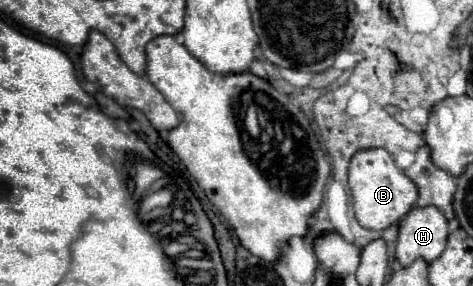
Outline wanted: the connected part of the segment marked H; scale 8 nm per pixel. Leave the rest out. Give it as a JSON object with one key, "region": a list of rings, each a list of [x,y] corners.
{"region":[[[414,206],[400,220],[396,258],[402,266],[412,264],[416,258],[432,262],[444,252],[448,238],[448,220],[438,208]]]}

